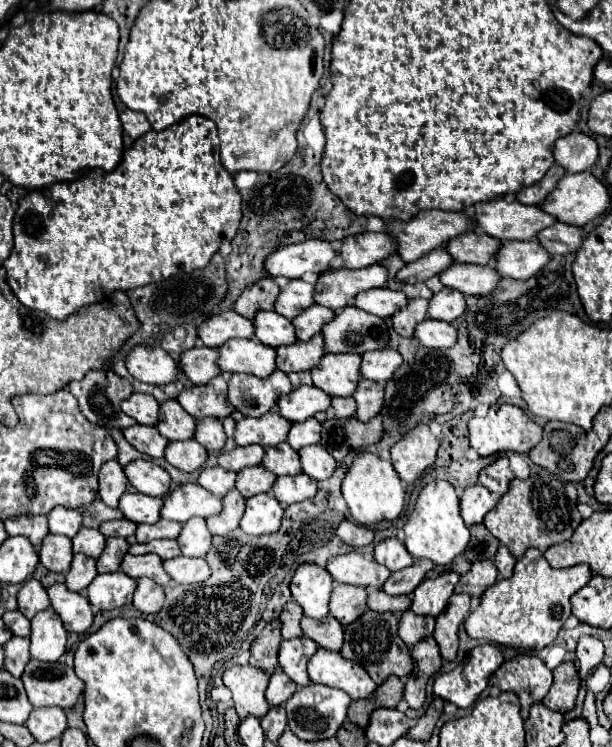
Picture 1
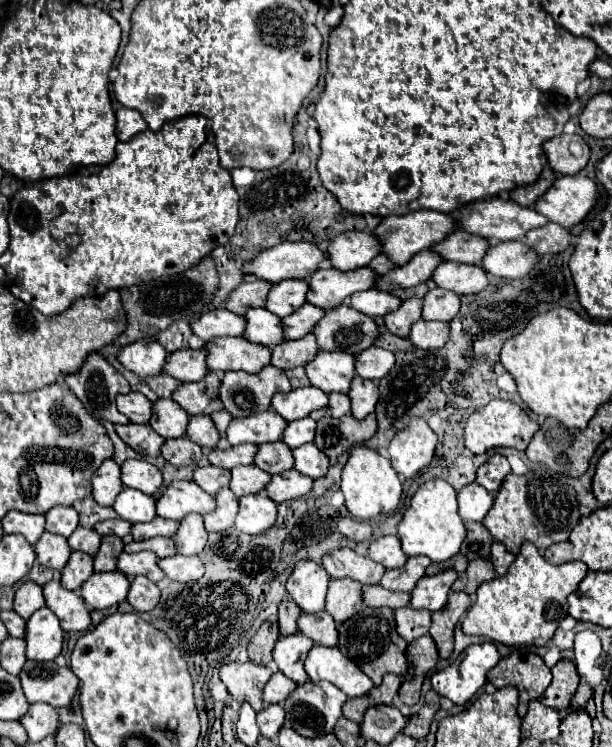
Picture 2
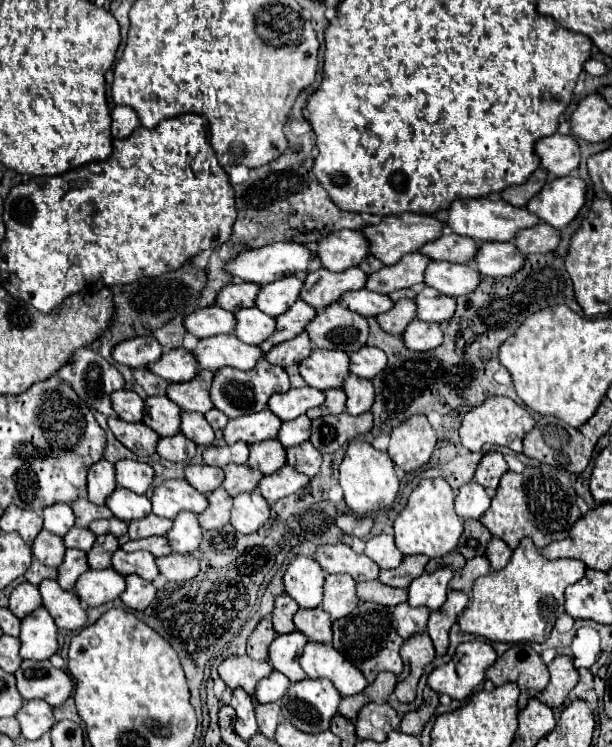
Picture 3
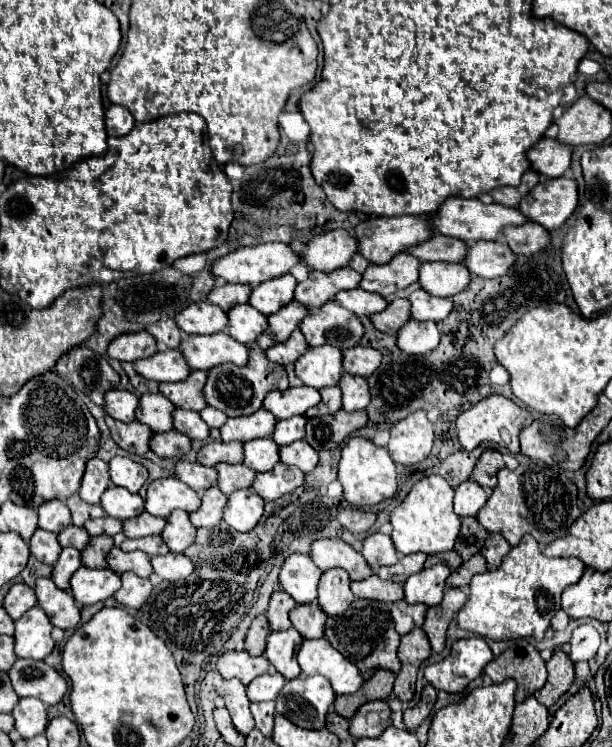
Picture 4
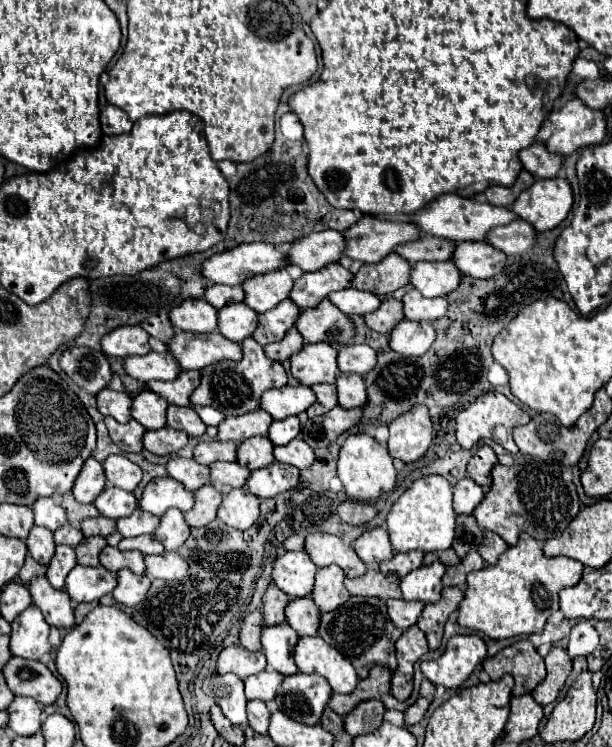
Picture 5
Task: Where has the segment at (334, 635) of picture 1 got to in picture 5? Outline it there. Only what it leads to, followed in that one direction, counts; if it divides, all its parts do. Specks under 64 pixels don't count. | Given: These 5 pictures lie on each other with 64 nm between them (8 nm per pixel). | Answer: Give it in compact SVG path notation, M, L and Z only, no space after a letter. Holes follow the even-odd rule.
M312 598L290 600L286 608L288 624L298 632L298 636L318 636L320 626L320 610Z

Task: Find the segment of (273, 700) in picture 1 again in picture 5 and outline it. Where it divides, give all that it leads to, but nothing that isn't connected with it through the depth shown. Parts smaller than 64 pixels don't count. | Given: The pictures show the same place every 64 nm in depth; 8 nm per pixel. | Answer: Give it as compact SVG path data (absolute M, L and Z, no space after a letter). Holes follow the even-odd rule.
M266 668L264 672L254 674L248 680L244 680L246 698L248 700L262 700L262 702L274 700L282 682L284 682L284 676L280 672L276 672L272 668Z

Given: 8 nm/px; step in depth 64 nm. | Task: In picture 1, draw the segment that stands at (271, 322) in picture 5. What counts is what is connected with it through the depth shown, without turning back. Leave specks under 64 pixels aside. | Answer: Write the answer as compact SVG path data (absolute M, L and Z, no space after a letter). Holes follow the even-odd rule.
M310 306L308 310L304 310L300 316L296 316L292 320L294 328L296 328L296 336L302 340L302 342L308 342L314 334L320 332L320 328L324 328L324 324L328 324L328 320L332 320L334 310L328 310L324 306Z

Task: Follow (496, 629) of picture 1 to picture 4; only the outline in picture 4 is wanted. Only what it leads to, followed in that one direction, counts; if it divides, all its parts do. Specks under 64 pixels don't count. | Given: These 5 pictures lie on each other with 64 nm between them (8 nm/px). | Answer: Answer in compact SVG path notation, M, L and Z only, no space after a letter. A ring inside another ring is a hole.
M526 534L516 548L508 552L502 560L502 566L496 570L488 570L484 574L476 574L470 582L470 596L464 608L458 612L458 626L462 630L470 630L482 638L490 640L514 640L514 638L534 638L542 640L546 630L550 628L550 620L558 610L562 610L560 596L566 586L572 586L584 574L584 564L576 558L548 558L540 552L538 542Z

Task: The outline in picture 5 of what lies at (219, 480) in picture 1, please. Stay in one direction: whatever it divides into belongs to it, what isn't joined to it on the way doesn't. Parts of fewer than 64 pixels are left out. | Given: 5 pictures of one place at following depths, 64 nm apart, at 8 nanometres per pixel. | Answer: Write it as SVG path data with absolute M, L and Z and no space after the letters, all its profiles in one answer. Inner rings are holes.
M172 456L166 468L168 468L168 476L182 482L190 492L196 492L196 488L208 484L208 466L196 464L194 460Z

